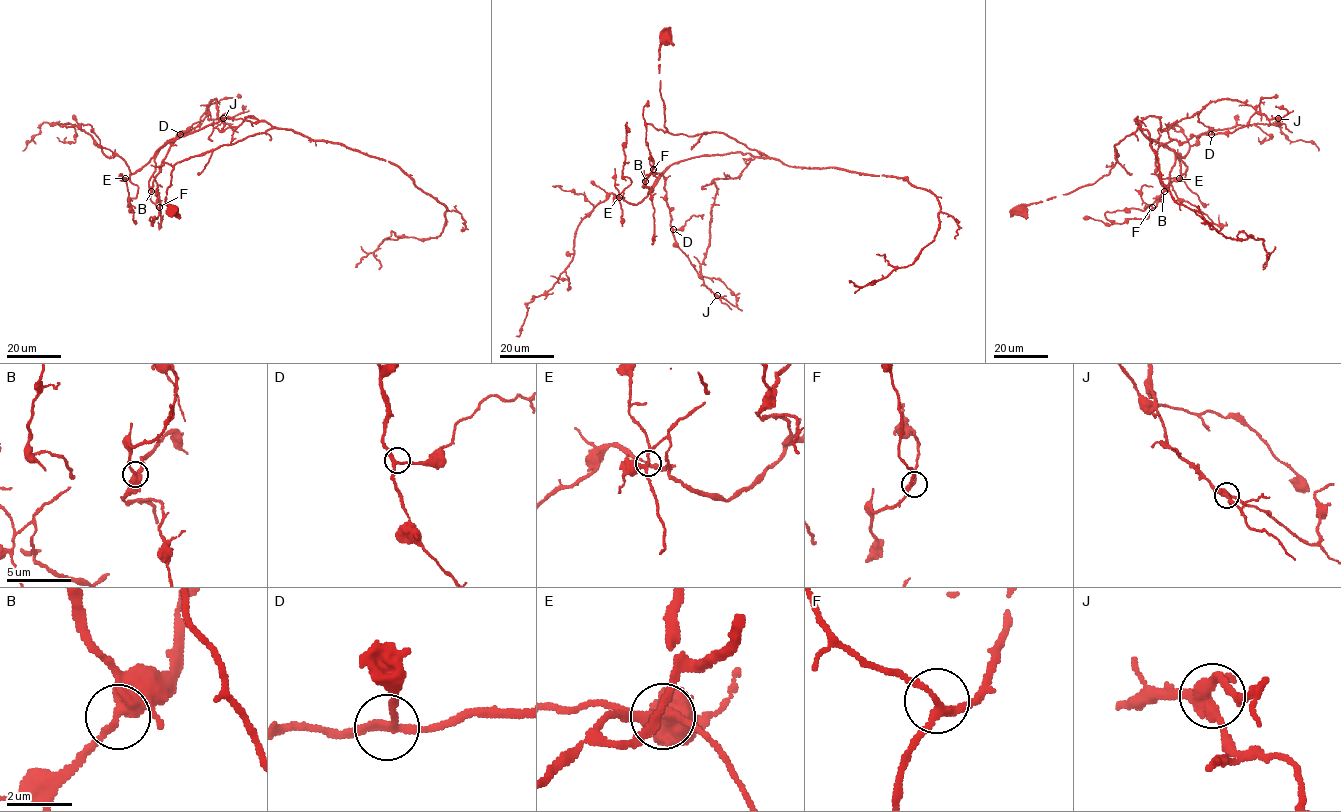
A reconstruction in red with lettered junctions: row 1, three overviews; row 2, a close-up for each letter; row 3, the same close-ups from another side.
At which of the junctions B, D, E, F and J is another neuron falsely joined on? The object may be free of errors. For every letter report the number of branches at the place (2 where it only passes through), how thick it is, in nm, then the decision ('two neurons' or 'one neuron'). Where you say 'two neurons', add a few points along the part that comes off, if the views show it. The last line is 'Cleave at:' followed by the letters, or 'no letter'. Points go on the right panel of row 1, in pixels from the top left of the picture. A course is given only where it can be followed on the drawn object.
B: branches 3; calibre 340 nm; one neuron
D: branches 3; calibre 220 nm; one neuron
E: branches 3; calibre 280 nm; one neuron
F: branches 3; calibre 200 nm; one neuron
J: branches 3; calibre 360 nm; one neuron
Cleave at: no letter

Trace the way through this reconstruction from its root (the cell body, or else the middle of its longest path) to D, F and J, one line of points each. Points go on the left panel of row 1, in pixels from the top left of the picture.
D: (171, 210), (165, 196), (175, 163), (272, 126), (248, 116), (220, 131), (213, 99), (200, 122), (180, 134)
F: (171, 210), (165, 196), (175, 163), (272, 126), (225, 117), (169, 141), (148, 182), (159, 207)
J: (171, 210), (165, 196), (175, 163), (272, 126), (248, 116), (220, 131), (213, 99), (208, 113), (223, 118)

